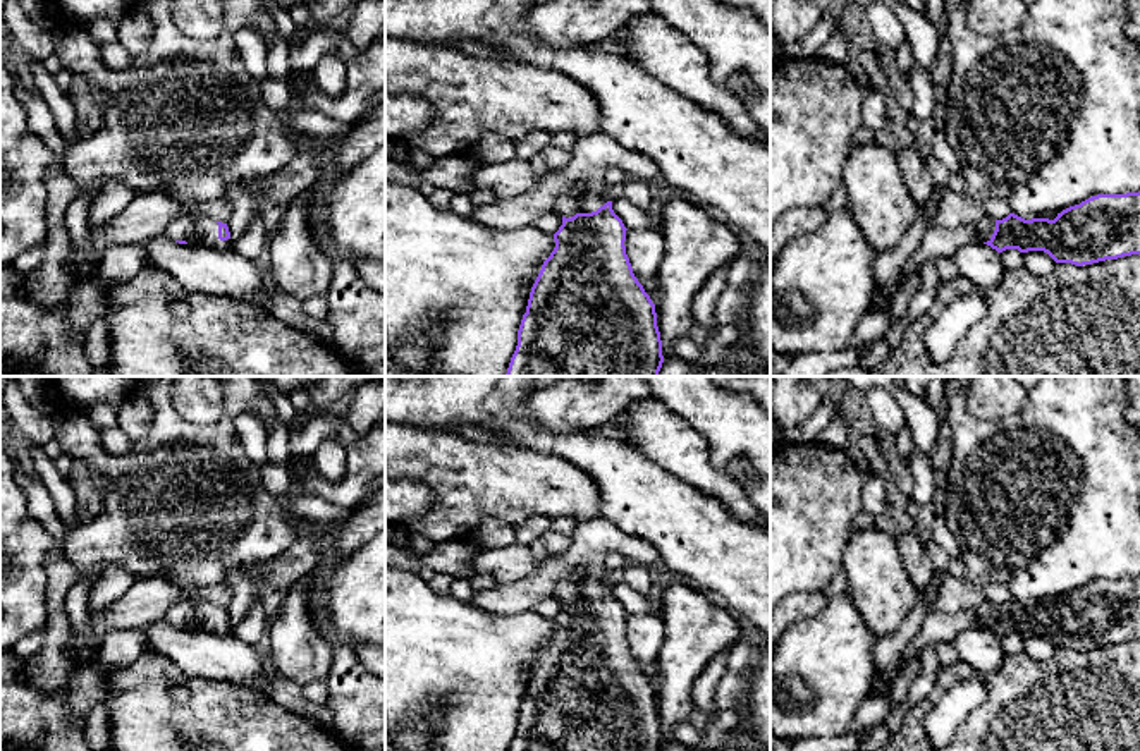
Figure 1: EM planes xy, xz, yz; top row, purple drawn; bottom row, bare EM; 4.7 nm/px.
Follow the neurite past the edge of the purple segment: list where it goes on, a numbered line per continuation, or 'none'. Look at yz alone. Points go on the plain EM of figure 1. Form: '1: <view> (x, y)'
1: yz (936, 628)

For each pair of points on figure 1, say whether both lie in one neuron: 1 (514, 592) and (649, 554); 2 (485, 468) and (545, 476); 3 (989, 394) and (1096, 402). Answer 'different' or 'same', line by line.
1: same
2: same
3: different

